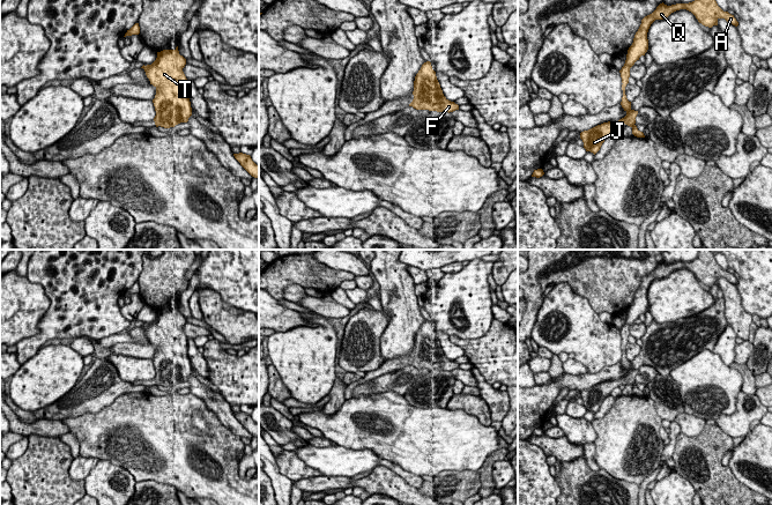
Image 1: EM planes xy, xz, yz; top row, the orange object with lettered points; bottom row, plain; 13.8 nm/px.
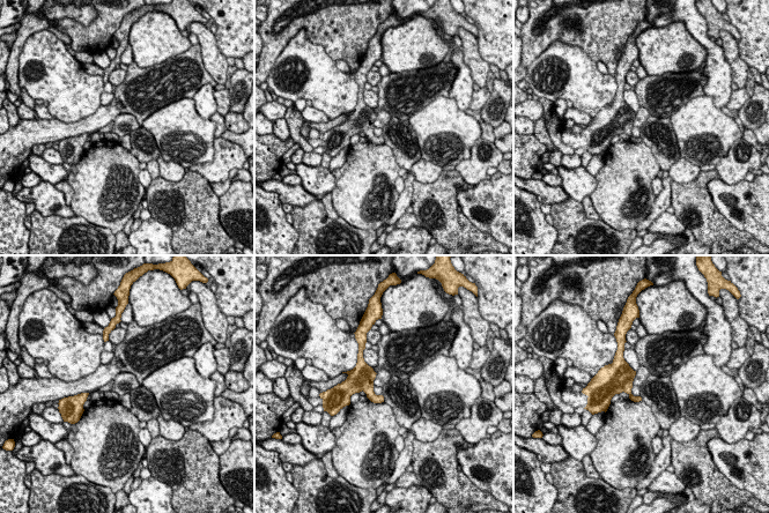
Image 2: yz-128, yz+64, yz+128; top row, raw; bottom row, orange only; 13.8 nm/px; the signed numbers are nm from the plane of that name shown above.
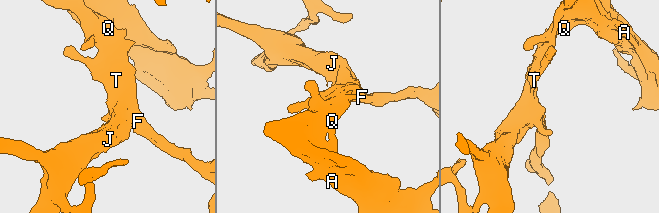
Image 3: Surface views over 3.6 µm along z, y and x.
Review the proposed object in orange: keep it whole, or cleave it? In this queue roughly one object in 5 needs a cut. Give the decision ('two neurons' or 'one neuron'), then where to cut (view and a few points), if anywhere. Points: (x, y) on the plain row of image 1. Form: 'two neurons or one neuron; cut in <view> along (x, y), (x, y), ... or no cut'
one neuron; no cut

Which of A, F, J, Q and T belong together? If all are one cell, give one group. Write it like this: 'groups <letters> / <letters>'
groups A F J Q T

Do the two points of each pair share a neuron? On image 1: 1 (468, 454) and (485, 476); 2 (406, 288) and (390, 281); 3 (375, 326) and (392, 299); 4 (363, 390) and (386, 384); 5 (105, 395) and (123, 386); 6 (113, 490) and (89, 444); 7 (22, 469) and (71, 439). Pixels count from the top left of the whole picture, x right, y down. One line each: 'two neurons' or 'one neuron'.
1: two neurons
2: one neuron
3: two neurons
4: one neuron
5: one neuron
6: two neurons
7: two neurons

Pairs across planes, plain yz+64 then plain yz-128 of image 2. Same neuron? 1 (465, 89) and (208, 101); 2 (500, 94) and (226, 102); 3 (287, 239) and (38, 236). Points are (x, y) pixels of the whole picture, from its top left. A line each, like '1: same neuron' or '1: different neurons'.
1: same neuron
2: different neurons
3: different neurons

